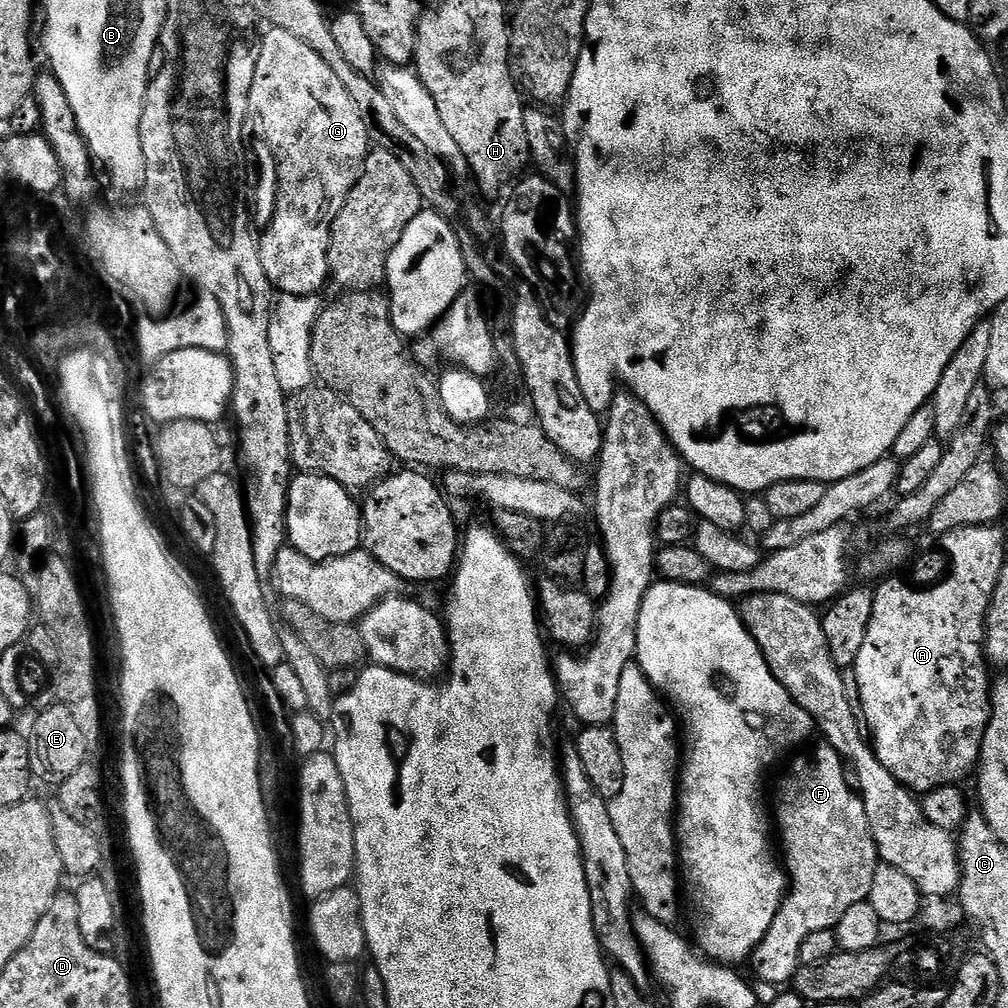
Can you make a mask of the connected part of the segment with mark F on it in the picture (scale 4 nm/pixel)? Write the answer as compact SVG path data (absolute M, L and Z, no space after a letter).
M820 742L809 760L800 760L793 766L792 773L785 778L784 785L780 788L780 809L774 812L774 820L775 823L776 820L780 823L778 840L779 843L780 840L784 843L782 864L790 887L784 901L780 903L778 914L774 914L774 922L770 922L770 930L766 930L766 938L762 938L760 945L751 954L750 965L756 971L757 981L777 986L791 982L800 969L802 942L806 942L810 934L818 934L818 930L835 929L842 914L846 914L850 906L865 903L870 894L870 886L874 886L874 874L882 861L870 834L864 800L850 783L849 773L848 776L844 773L844 767L844 757L827 742Z

